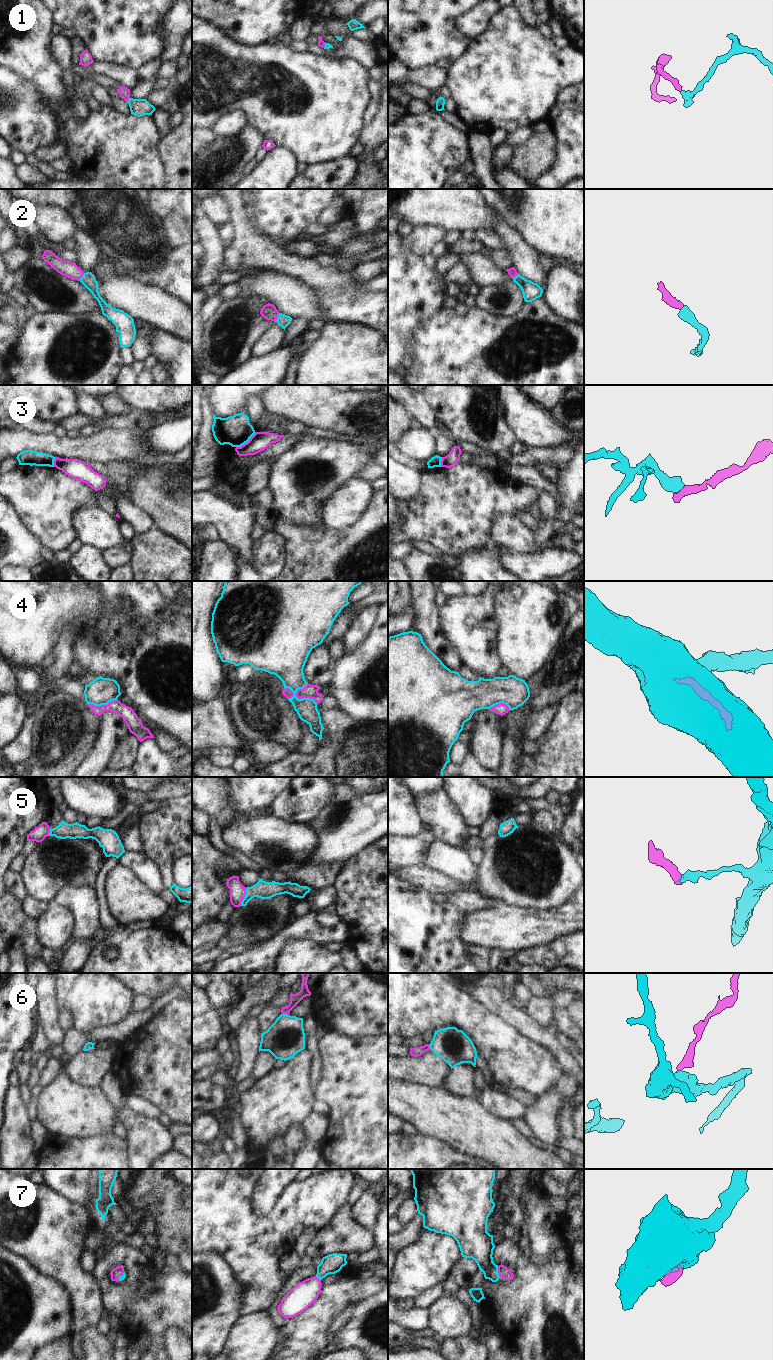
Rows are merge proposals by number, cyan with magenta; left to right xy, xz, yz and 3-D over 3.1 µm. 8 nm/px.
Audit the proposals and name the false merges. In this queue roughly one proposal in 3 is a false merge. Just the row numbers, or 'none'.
3, 4

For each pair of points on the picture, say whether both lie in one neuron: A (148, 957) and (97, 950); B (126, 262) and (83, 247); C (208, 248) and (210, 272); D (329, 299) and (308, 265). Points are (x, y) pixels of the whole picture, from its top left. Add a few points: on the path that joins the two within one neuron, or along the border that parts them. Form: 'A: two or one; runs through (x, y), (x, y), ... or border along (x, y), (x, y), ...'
A: one; runs through (135, 947), (128, 942), (110, 942)
B: two; border along (87, 233), (98, 244), (99, 251), (102, 254)
C: one; runs through (210, 254), (210, 266)
D: two; border along (346, 286), (316, 291)

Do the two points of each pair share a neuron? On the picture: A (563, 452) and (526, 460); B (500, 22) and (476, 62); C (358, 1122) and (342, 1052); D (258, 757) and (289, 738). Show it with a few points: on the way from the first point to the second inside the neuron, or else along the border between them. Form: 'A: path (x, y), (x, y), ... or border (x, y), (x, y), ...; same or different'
A: path (554, 455), (535, 455); same
B: path (500, 32), (500, 38), (486, 52); same
C: path (358, 1105), (358, 1075), (352, 1069); same
D: border (256, 740), (270, 740), (281, 743), (289, 752); different

